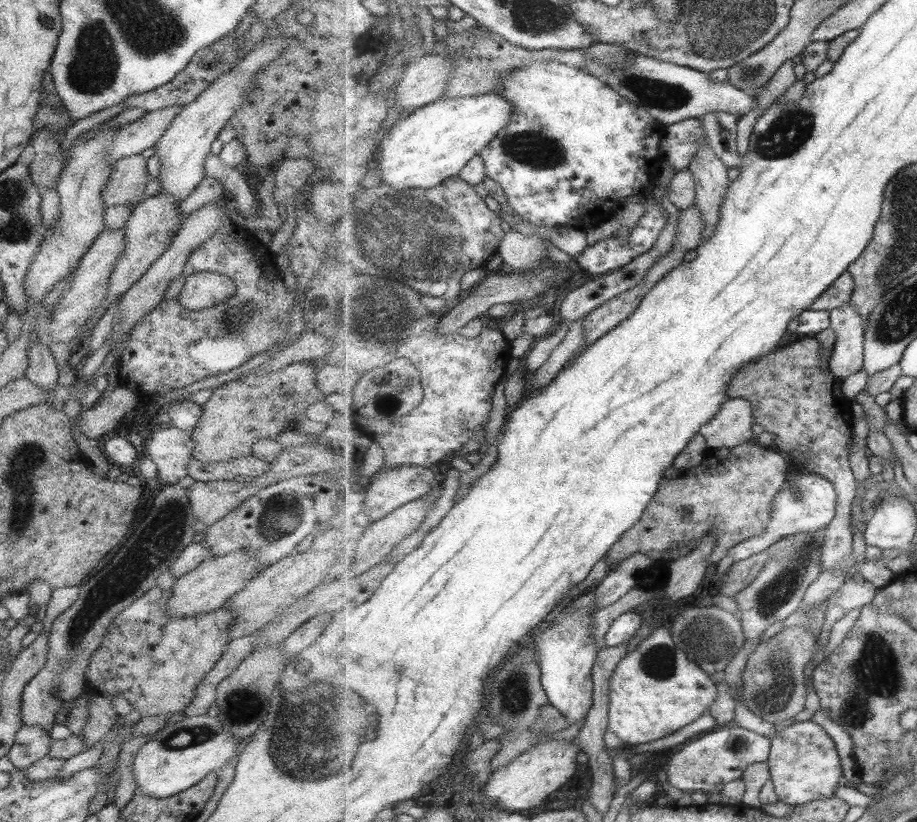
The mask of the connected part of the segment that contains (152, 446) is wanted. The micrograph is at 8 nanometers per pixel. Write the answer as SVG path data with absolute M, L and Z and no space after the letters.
M171 425L150 437L143 444L143 454L155 463L158 471L155 478L167 485L177 483L179 478L186 476L187 463L192 458L194 446L190 434Z

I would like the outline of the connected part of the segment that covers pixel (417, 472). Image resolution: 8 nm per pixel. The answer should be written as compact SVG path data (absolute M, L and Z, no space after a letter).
M402 464L396 467L389 467L384 471L379 471L372 480L372 486L369 487L368 500L365 503L365 523L380 521L382 518L389 516L393 511L419 500L421 497L428 495L436 486L437 474L429 467L417 464Z

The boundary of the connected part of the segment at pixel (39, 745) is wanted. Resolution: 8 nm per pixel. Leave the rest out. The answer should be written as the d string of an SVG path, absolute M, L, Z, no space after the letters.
M21 725L15 733L13 744L6 754L9 762L19 771L25 771L36 760L47 757L51 737L39 725Z

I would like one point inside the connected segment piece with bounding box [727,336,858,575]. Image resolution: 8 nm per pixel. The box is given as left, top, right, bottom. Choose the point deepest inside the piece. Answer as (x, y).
(803, 406)

